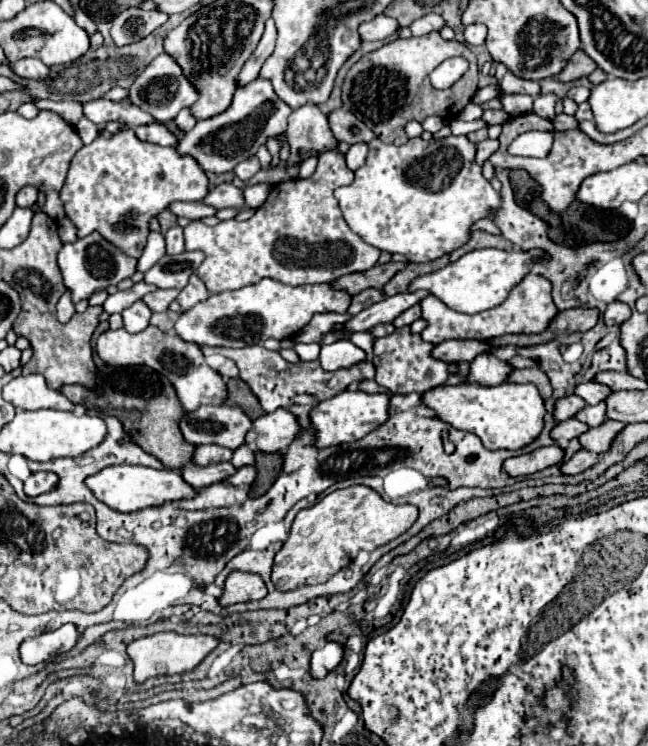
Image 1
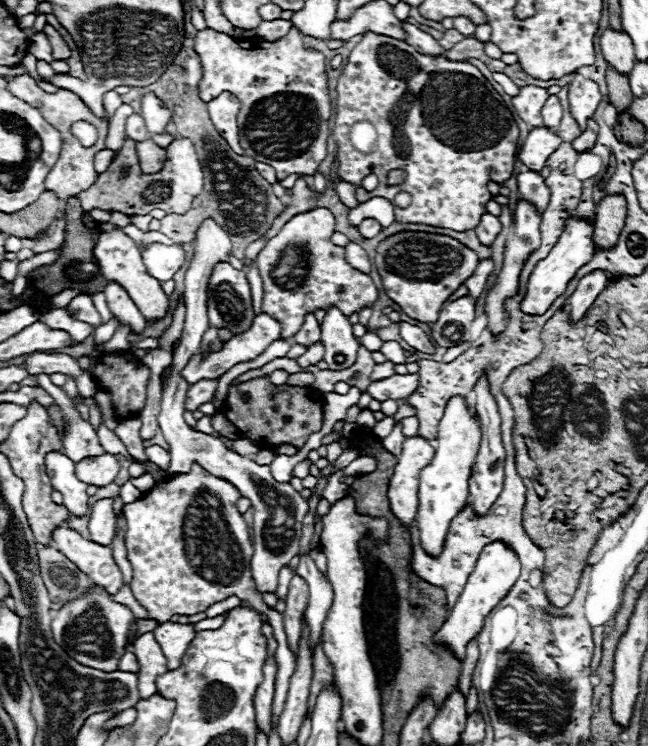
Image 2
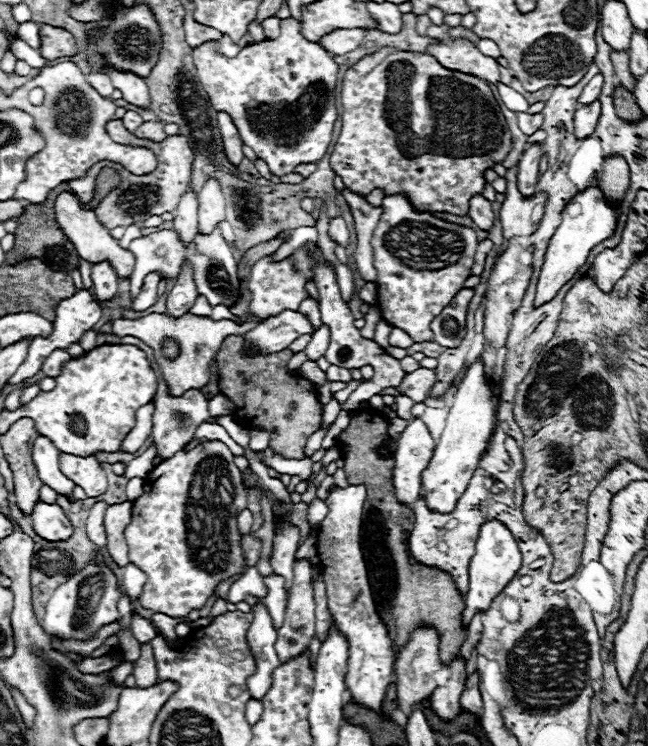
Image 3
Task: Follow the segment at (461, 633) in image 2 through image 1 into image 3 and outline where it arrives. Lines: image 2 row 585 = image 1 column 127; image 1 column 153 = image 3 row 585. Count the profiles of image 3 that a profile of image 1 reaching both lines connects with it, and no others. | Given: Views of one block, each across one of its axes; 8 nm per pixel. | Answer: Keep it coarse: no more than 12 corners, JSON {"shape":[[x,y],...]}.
{"shape":[[496,520],[480,528],[462,626],[516,576],[518,542]]}

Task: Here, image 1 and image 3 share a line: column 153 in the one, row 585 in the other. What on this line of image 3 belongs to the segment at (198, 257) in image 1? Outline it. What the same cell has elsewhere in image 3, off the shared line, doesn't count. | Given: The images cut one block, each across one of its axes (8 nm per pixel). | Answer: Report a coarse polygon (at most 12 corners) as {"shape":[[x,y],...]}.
{"shape":[[266,576],[268,596],[262,604],[268,608],[274,628],[284,622],[286,588],[284,578]]}

